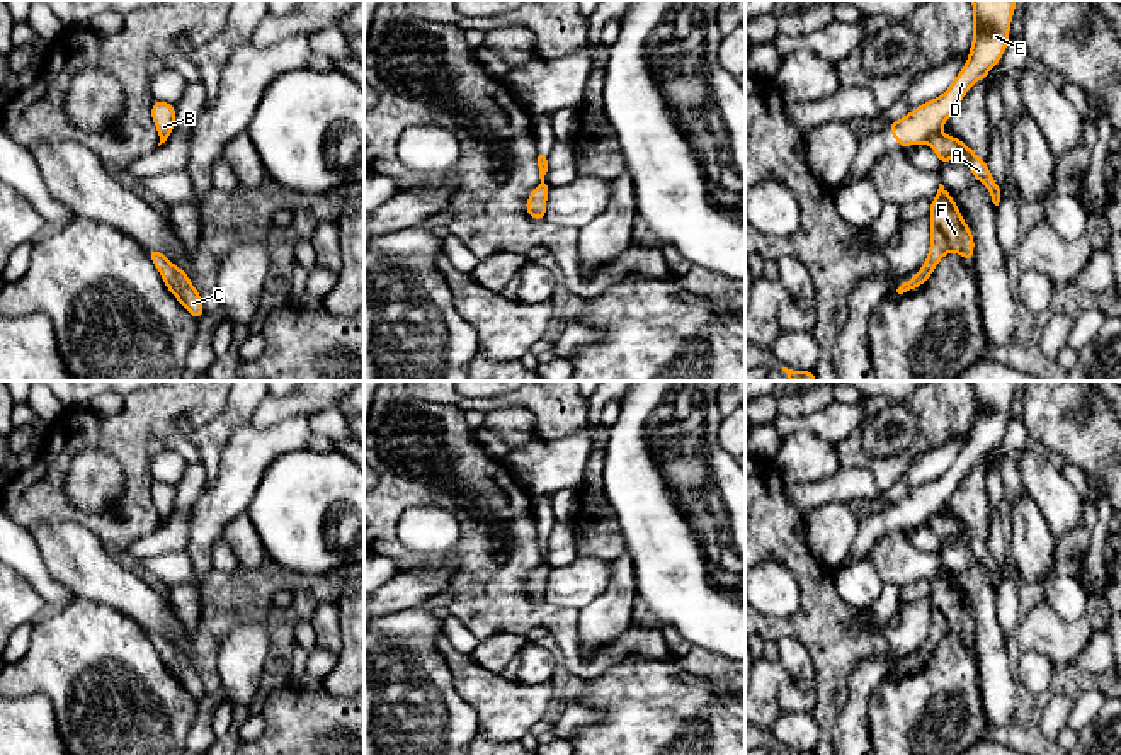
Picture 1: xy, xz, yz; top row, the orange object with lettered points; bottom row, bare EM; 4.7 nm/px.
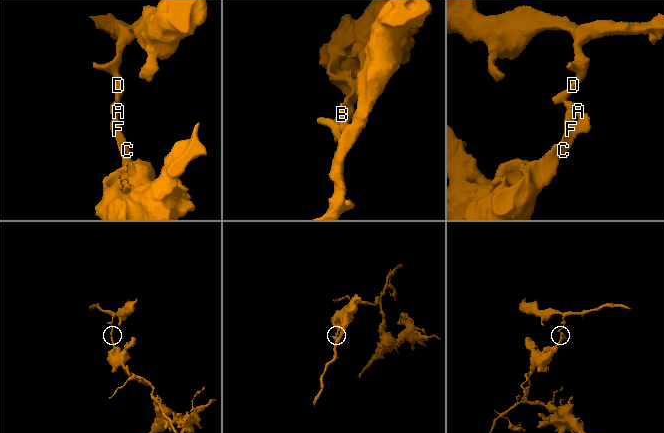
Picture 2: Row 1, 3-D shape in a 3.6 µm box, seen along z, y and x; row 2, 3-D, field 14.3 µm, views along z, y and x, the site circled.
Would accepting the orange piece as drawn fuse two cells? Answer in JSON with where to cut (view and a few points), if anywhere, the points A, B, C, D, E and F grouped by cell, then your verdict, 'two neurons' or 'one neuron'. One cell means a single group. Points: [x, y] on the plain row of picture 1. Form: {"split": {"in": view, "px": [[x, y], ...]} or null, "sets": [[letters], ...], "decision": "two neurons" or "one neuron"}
{"split": {"in": "yz", "px": [[939, 512], [926, 522]]}, "sets": [["A", "C", "F"], ["B", "D", "E"]], "decision": "two neurons"}

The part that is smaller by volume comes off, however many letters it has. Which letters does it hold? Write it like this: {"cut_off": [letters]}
{"cut_off": ["B", "D", "E"]}

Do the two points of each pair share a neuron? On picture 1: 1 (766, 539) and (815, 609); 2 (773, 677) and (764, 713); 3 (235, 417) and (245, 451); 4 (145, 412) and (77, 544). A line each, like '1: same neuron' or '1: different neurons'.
1: same neuron
2: same neuron
3: different neurons
4: different neurons

